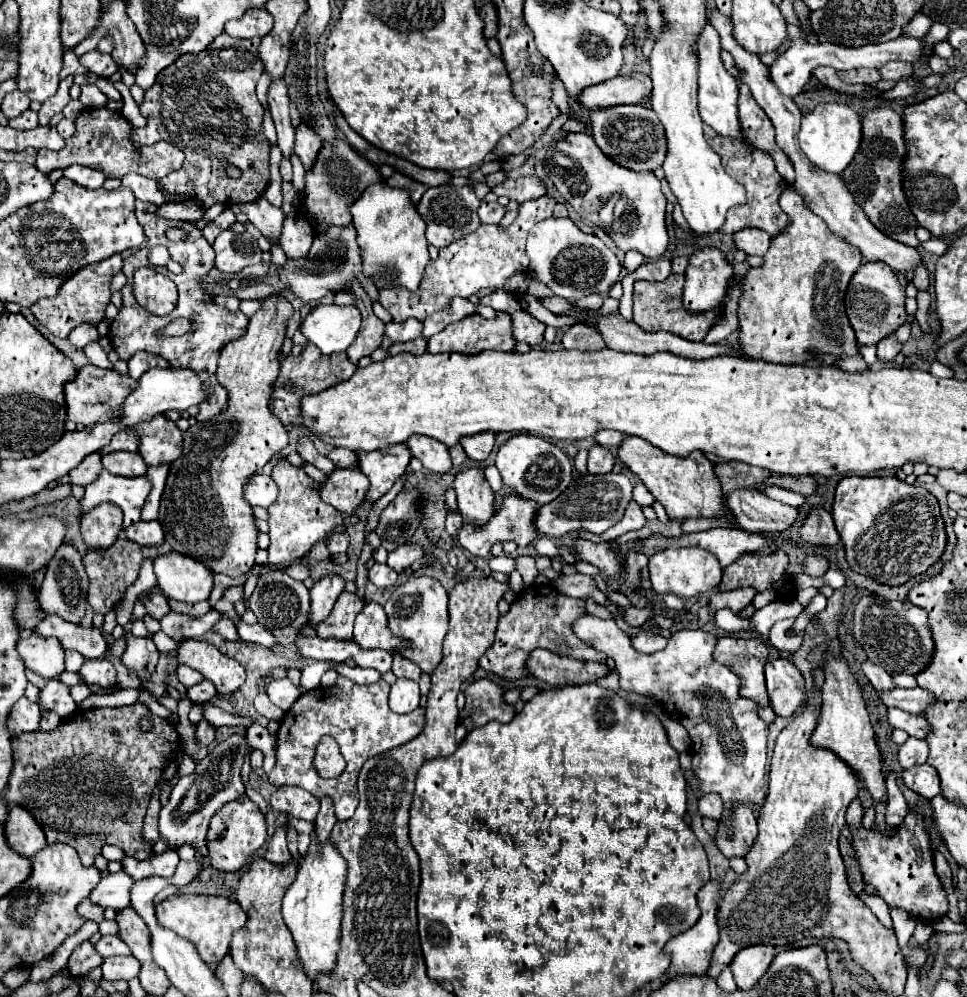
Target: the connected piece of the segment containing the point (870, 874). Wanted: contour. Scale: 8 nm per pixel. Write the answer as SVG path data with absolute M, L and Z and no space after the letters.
M854 799L846 809L846 827L852 833L852 847L856 861L864 875L864 883L870 883L878 889L878 895L896 909L910 913L914 919L932 923L938 917L946 915L948 899L942 889L942 883L934 871L934 851L932 839L926 831L926 819L918 811L908 811L902 825L890 833L880 833L874 829L862 827L864 807L860 799Z

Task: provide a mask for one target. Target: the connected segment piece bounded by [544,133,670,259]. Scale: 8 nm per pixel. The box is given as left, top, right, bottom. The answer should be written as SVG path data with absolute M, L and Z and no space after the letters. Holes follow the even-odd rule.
M568 133L554 147L550 147L544 157L544 169L558 187L560 195L574 207L574 211L582 215L586 221L604 227L606 233L616 243L616 247L622 249L624 253L638 251L646 259L656 259L668 249L670 237L666 231L666 197L654 173L646 173L646 171L638 173L614 165L612 159L608 159L596 147L594 139L586 133ZM610 199L612 199L614 219L610 221L604 219L606 223L602 223L600 211L610 203ZM612 223L614 223L614 231L610 231Z

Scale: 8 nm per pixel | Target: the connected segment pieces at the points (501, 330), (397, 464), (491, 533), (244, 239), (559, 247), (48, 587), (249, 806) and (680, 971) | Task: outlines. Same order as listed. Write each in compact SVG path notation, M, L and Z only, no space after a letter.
M498 311L494 319L484 319L480 313L472 313L460 323L452 323L444 327L444 331L432 335L428 339L428 351L430 353L446 353L446 351L458 351L458 353L478 353L486 349L496 351L512 351L516 345L516 339L512 335L512 317L506 311Z
M404 443L384 447L380 451L356 451L356 455L358 469L370 479L370 487L366 491L368 503L378 501L392 489L394 481L404 475L412 457Z
M516 493L504 495L500 509L490 517L490 521L486 525L482 525L482 527L472 525L472 523L464 523L460 533L458 533L458 541L460 541L460 545L464 549L468 549L476 557L490 555L490 547L494 543L502 543L502 541L514 541L518 547L528 547L534 539L540 537L540 533L534 527L536 513L538 513L538 503L536 501L524 499L524 497L516 495Z
M230 229L222 231L214 241L216 267L224 273L236 273L248 265L260 263L260 247L250 233L234 233Z
M550 217L540 221L528 233L526 253L530 259L530 275L532 279L548 285L554 295L564 299L582 299L586 295L598 293L608 295L610 287L620 281L622 265L618 257L596 237L580 231L572 219L556 219Z
M62 543L54 559L48 563L42 591L38 593L38 603L46 615L58 615L70 623L80 625L86 615L86 603L88 603L86 599L88 599L88 575L82 565L82 555L72 543Z
M246 795L226 803L216 815L210 819L208 829L208 851L210 851L210 865L218 871L238 871L244 863L266 843L266 819L260 813L258 805L252 803Z
M710 879L700 891L698 891L698 907L702 909L700 921L690 927L688 931L676 935L674 939L668 941L666 951L672 955L672 965L668 967L668 973L662 977L662 981L670 981L676 975L704 975L712 957L712 951L718 943L718 923L716 923L716 911L718 911L718 899L722 891L722 881Z

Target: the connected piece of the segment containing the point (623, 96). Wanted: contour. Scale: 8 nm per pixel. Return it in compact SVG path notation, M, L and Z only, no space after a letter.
M646 73L618 75L608 83L598 83L596 87L588 87L584 95L580 95L580 103L586 109L594 107L612 107L626 103L642 103L652 95L652 79Z

